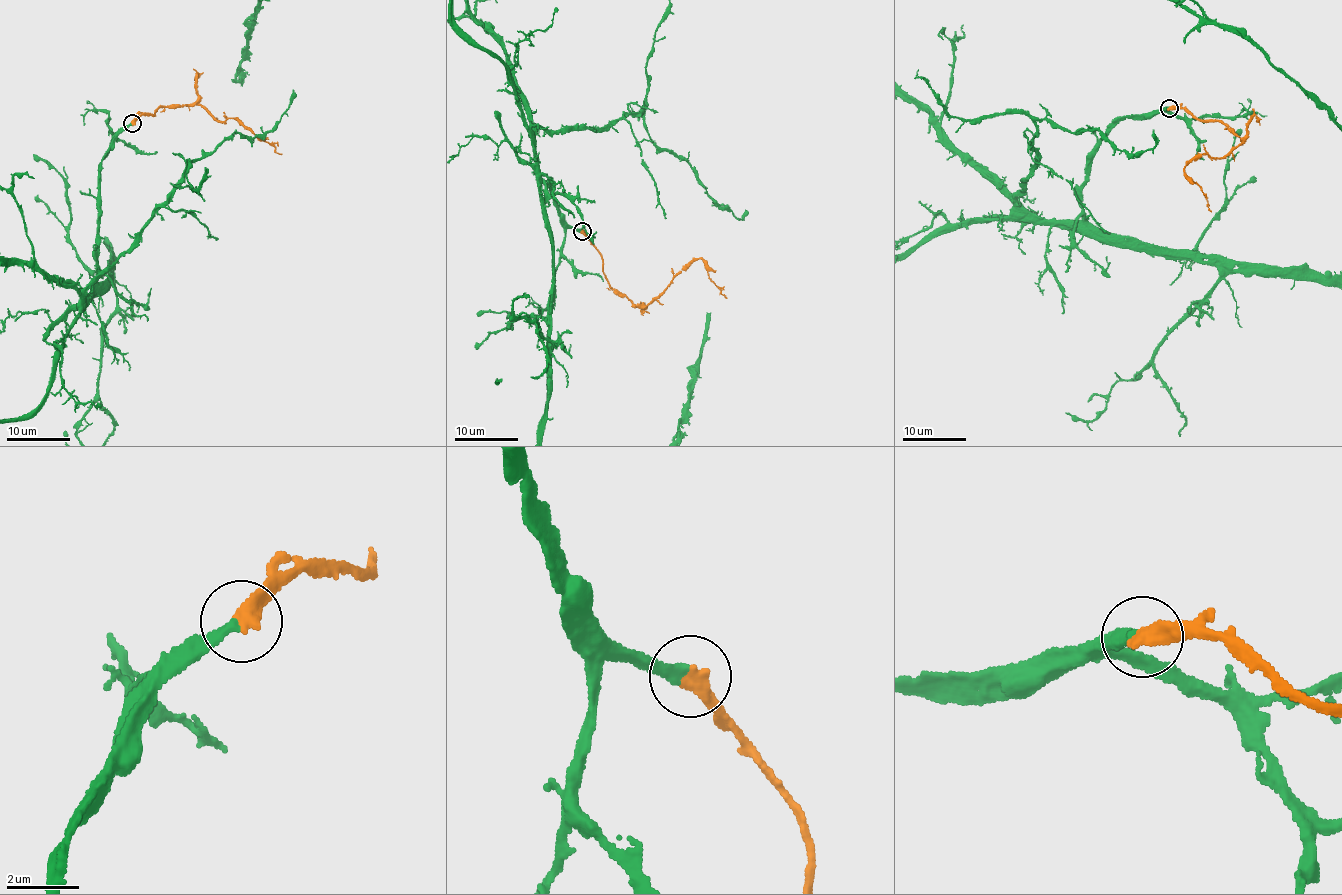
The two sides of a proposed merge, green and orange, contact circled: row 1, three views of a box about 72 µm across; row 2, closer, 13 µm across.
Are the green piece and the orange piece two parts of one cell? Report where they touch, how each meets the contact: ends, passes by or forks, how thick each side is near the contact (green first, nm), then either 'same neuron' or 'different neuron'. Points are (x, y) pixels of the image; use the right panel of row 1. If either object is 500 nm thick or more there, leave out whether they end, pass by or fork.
(1169, 108) | green ends | orange ends | 280/480 nm | same neuron

